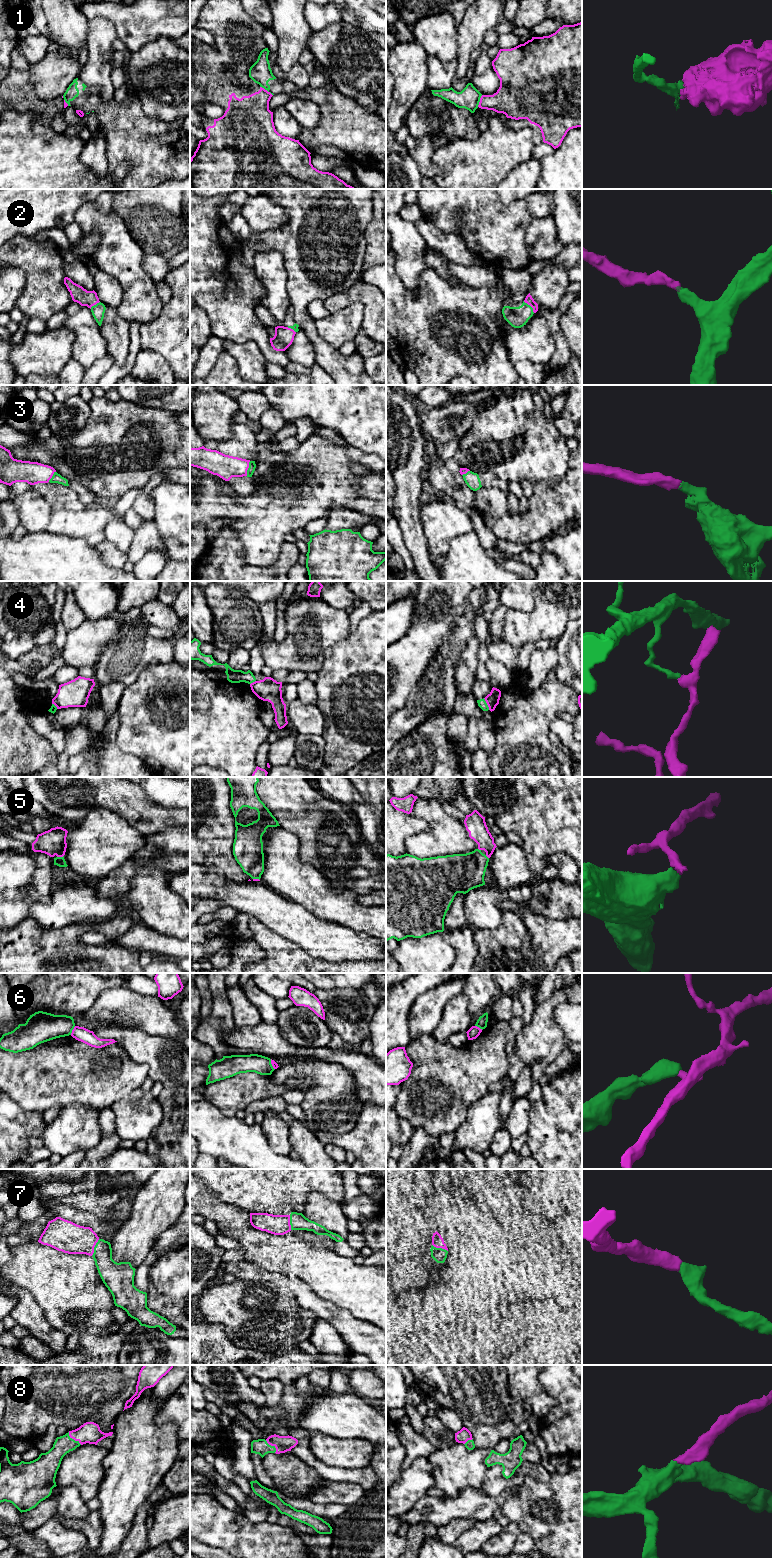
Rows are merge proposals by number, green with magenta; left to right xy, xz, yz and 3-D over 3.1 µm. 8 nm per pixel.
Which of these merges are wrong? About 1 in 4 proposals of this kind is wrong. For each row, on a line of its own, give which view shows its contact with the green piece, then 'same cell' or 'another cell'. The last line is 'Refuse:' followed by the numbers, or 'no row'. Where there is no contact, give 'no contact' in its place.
1: meets green in xz; another cell
2: meets green in yz; same cell
3: meets green in xz; same cell
4: meets green in yz; another cell
5: meets green in xy; same cell
6: meets green in xy; another cell
7: meets green in xy; same cell
8: meets green in xy; same cell
Refuse: 1, 4, 6

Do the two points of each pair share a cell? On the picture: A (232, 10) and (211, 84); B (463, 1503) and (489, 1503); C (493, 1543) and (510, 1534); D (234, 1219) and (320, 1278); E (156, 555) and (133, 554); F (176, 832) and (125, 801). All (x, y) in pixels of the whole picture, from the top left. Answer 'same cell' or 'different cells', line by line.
A: same cell
B: same cell
C: same cell
D: same cell
E: different cells
F: different cells

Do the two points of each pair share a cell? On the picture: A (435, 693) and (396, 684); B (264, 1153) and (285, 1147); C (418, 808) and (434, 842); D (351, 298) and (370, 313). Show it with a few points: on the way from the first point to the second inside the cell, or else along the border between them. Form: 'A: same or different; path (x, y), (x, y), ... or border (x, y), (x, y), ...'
A: different; border (427, 668), (401, 708)
B: different; border (262, 1129), (272, 1149), (277, 1153), (288, 1155)
C: same; path (427, 813), (435, 821), (435, 833)
D: same; path (357, 298), (360, 298), (369, 307)

